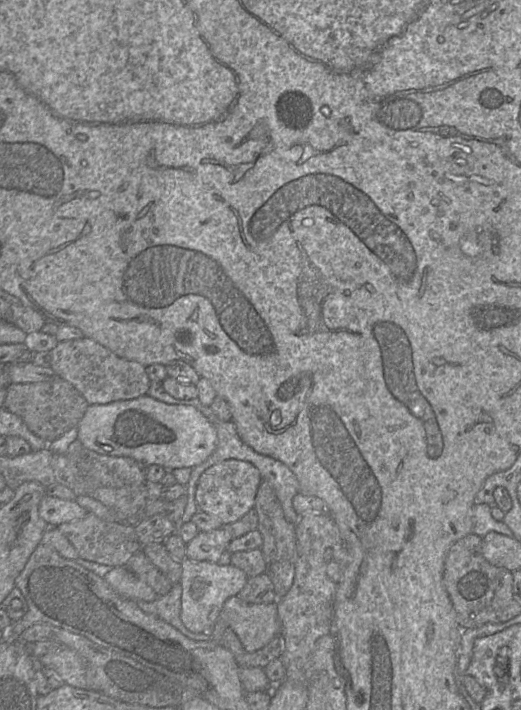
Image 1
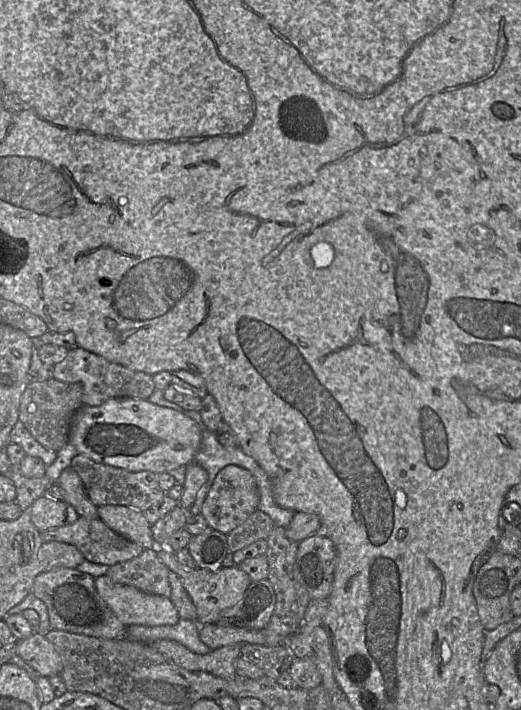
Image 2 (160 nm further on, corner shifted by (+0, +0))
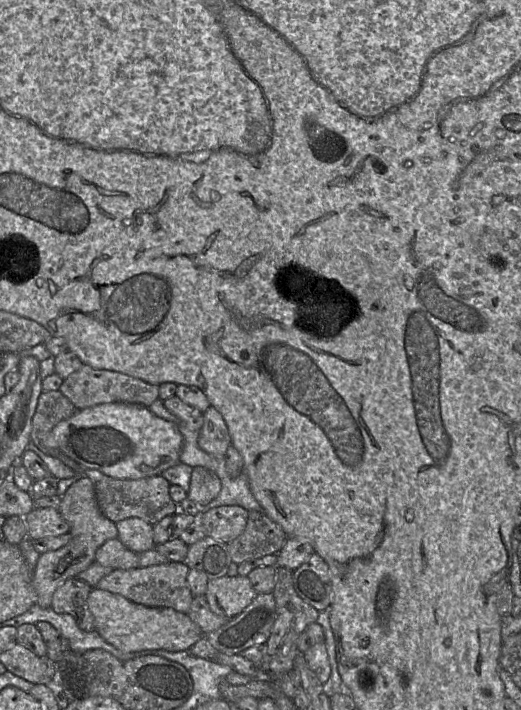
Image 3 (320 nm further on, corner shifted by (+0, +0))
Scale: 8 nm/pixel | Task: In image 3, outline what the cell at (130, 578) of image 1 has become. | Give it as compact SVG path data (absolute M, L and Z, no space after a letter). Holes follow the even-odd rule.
M93 587L88 606L94 617L95 630L109 644L122 652L144 650L188 651L205 634L188 616L172 608L155 608L136 604L125 597Z

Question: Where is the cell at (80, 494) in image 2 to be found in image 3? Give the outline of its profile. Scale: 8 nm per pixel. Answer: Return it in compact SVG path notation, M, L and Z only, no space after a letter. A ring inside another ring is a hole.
M77 475L77 479L61 497L58 508L61 516L70 526L70 541L63 547L40 554L32 575L32 586L36 601L43 608L51 608L53 594L57 587L69 578L76 577L93 562L97 549L109 539L118 538L116 523L108 519L100 511L95 488L85 475Z

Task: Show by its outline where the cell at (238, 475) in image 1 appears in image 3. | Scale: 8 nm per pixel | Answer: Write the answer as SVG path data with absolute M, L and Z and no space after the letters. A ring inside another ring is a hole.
M225 505L207 510L199 519L207 536L223 543L230 543L244 531L248 512L238 505Z

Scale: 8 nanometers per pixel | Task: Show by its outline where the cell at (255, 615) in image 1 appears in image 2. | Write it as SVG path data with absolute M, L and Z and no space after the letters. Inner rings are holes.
M217 623L200 625L199 637L210 650L244 643L265 645L266 641L265 629L250 630L239 627L220 626Z

